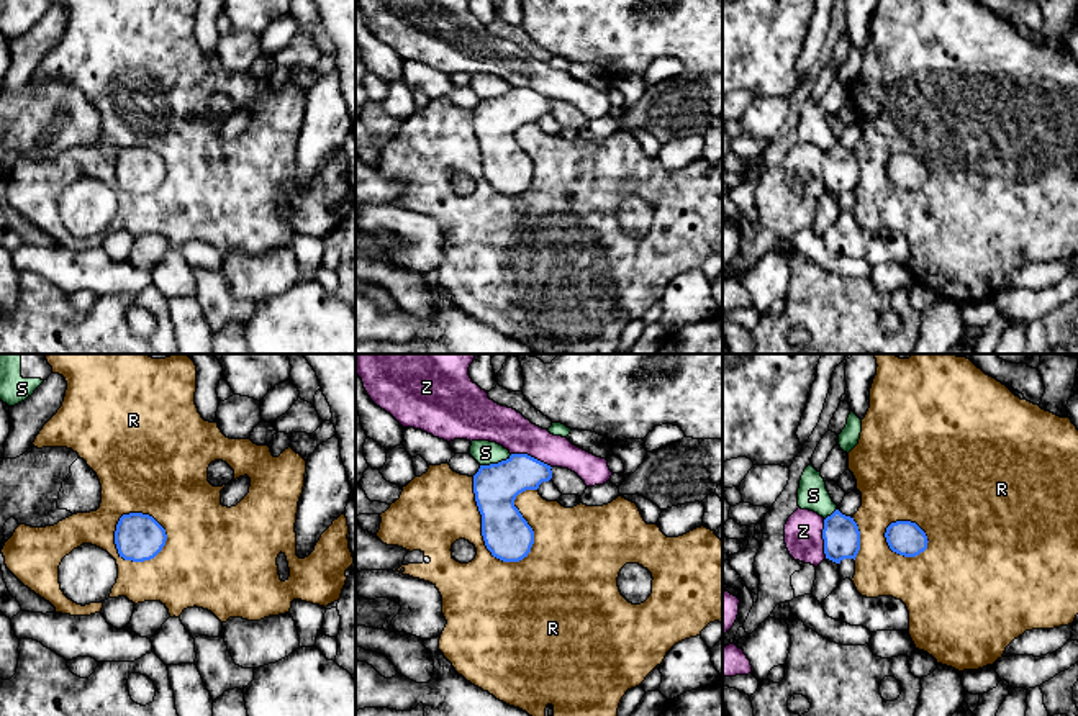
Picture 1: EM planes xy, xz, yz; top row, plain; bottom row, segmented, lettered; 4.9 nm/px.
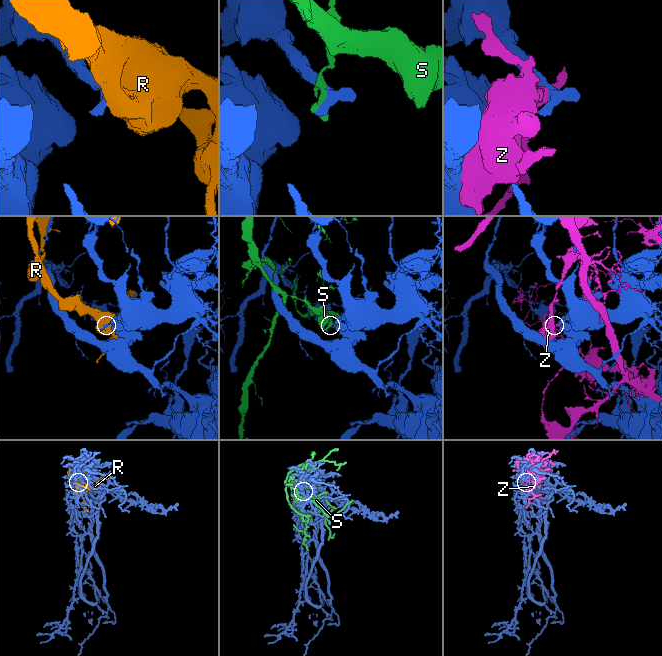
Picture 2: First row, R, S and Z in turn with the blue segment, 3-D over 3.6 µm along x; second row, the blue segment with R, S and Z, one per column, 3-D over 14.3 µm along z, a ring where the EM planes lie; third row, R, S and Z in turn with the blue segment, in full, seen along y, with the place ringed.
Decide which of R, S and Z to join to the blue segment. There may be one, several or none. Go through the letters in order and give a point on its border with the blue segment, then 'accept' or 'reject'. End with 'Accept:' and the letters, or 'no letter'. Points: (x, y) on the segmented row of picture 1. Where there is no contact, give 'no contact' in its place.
R: xz (482, 531) | reject
S: xz (495, 464) | reject
Z: xz (529, 456) | reject
Accept: no letter

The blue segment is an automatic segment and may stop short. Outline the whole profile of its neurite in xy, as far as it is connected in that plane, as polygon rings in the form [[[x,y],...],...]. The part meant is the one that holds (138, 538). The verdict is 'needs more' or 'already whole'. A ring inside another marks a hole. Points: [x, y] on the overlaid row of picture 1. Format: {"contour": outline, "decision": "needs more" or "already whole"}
{"contour": [[[123,514],[116,524],[115,544],[125,560],[151,560],[162,551],[165,541],[165,529],[149,514]]], "decision": "already whole"}

